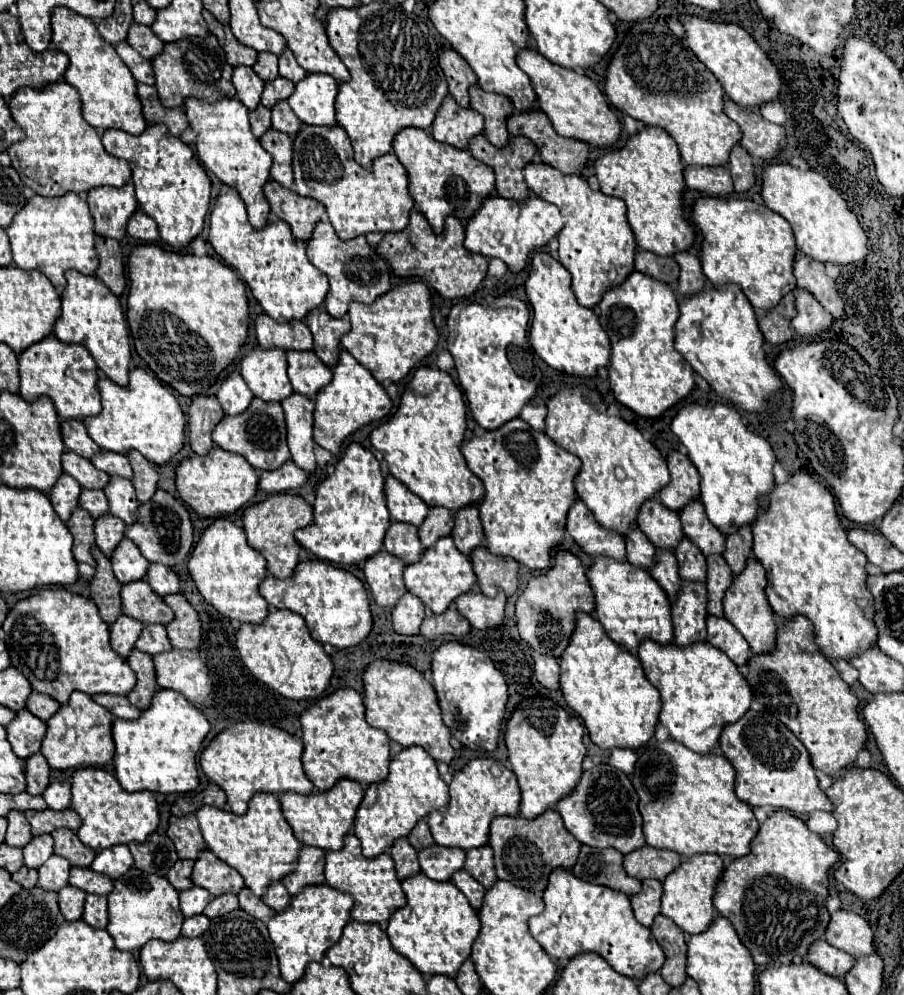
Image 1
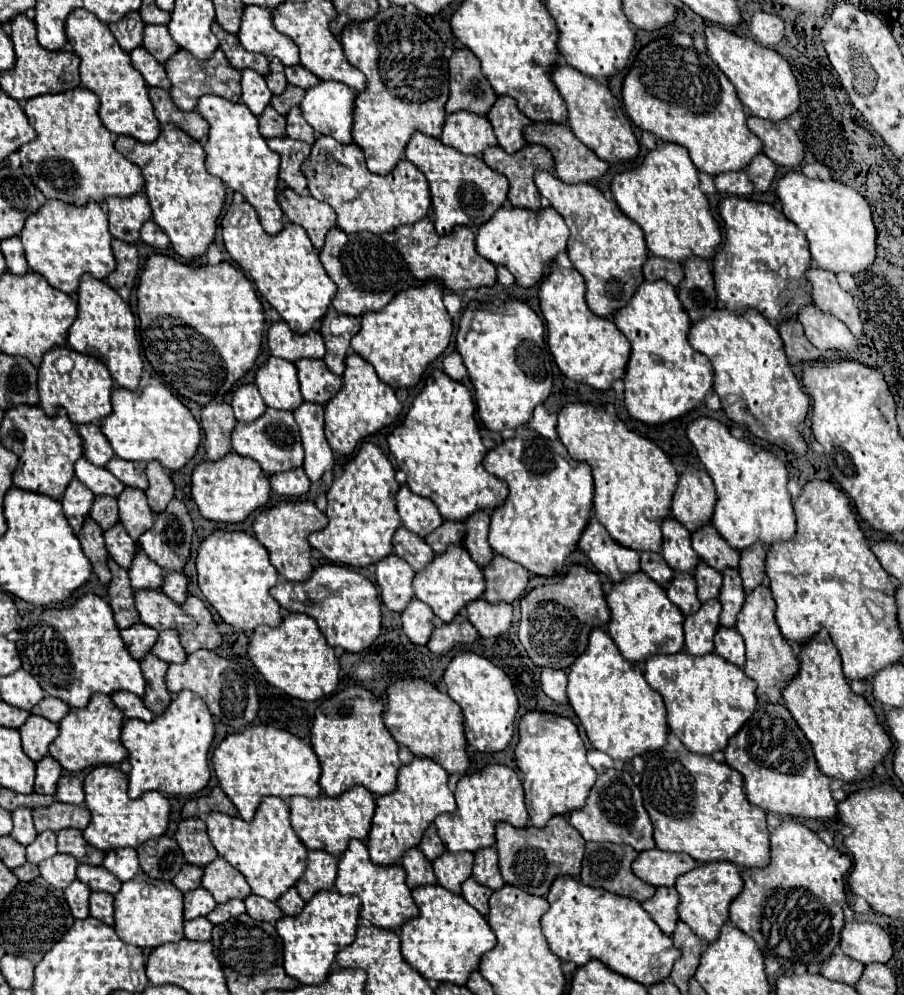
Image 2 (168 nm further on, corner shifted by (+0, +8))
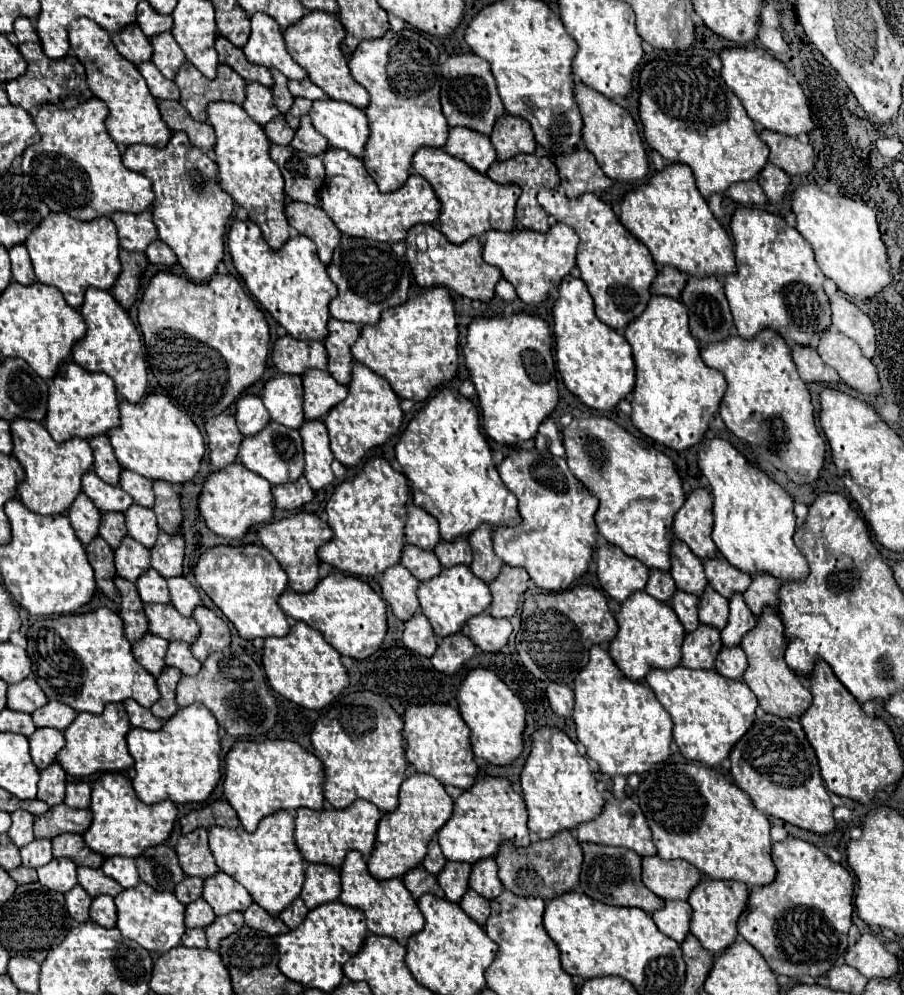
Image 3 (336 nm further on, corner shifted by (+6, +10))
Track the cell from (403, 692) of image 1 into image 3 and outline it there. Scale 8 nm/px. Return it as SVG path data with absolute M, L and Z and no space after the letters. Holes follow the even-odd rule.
M425 703L425 705L409 705L403 719L403 739L407 741L405 755L409 763L415 765L421 773L431 773L443 785L453 785L459 789L469 789L477 775L477 763L473 761L473 751L469 747L469 727L461 719L461 713L443 703Z

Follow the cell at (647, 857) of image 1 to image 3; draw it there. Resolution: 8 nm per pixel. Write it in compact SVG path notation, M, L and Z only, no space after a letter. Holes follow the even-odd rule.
M657 855L643 857L643 883L661 899L687 899L691 887L701 881L701 871L687 861L665 861Z

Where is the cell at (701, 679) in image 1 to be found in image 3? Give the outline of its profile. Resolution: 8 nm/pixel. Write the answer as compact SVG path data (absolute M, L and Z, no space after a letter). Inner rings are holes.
M651 669L645 683L655 691L673 719L673 739L685 759L719 767L731 747L745 735L755 719L757 697L745 681L723 677L715 669Z

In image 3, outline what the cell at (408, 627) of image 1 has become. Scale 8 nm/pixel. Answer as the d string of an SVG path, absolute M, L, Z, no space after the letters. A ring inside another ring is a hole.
M415 613L411 619L405 621L403 643L411 651L429 657L437 649L437 641L439 641L439 637L435 635L433 627L429 625L429 619L425 619L423 613Z

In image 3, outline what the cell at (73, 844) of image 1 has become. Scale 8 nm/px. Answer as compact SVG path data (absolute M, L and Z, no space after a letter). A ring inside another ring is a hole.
M63 833L53 837L51 841L53 841L55 857L69 857L75 861L75 865L83 865L83 867L101 867L103 863L103 855L89 851L83 837L77 833Z

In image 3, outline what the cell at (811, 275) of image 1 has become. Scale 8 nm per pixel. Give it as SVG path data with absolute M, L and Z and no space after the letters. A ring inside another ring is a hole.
M829 293L829 307L831 307L831 325L841 333L849 335L861 347L865 357L873 357L875 353L875 329L871 319L855 307L845 295Z

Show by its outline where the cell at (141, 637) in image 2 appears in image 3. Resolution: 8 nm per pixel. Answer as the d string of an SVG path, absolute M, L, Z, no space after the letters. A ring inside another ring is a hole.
M145 633L139 641L131 643L133 647L133 657L137 659L137 663L141 663L151 675L157 675L157 671L161 671L161 667L165 667L163 657L165 657L165 647L167 641L153 635L153 633Z

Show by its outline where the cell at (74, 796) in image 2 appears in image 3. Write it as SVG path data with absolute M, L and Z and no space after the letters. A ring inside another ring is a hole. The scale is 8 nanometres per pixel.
M69 781L65 803L75 809L87 809L89 807L89 783L87 781Z

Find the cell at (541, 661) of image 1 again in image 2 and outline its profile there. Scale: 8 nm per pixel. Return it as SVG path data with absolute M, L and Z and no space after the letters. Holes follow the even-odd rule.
M543 669L541 671L541 685L547 697L551 697L555 703L567 703L567 675L563 671L555 669Z

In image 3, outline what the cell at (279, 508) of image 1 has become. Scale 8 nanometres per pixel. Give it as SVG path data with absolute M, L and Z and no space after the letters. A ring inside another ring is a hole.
M293 513L289 517L283 517L279 521L267 523L263 527L259 527L257 531L263 547L267 547L273 557L277 559L277 563L281 565L281 569L287 573L289 577L289 587L297 593L307 593L315 587L315 583L319 581L319 557L317 557L317 547L321 547L323 543L329 541L331 537L331 529L325 521L321 521L317 515L313 513Z

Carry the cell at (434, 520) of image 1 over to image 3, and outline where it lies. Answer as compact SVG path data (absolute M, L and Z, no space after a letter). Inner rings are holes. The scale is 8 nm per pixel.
M455 537L453 541L441 539L433 549L433 553L437 555L443 567L453 567L457 563L471 565L471 547L465 537Z

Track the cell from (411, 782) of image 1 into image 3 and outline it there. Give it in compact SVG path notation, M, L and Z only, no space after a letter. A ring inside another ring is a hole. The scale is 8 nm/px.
M415 773L407 777L399 789L399 805L395 811L385 811L379 819L375 849L367 859L369 873L375 879L391 879L401 877L405 871L417 867L425 853L427 843L433 839L439 827L443 827L453 811L453 799L443 789L441 781L427 773Z

